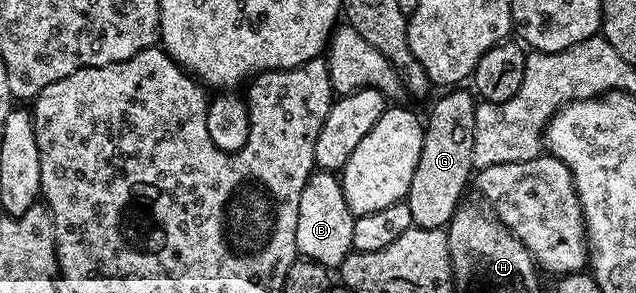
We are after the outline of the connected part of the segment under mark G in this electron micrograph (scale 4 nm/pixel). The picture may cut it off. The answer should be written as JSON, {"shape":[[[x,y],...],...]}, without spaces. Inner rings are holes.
{"shape":[[[455,86],[447,92],[435,105],[431,108],[431,113],[425,116],[425,123],[423,126],[423,141],[421,142],[421,158],[417,158],[417,170],[413,170],[413,182],[409,182],[409,190],[407,191],[407,205],[409,206],[409,214],[413,214],[413,225],[416,228],[441,228],[446,229],[447,224],[453,218],[453,214],[459,209],[460,204],[464,201],[465,196],[463,196],[463,191],[466,190],[467,184],[472,183],[473,180],[473,169],[475,168],[475,163],[473,162],[473,126],[475,125],[475,106],[477,103],[476,97],[472,95],[470,91],[466,92],[466,87]]]}

